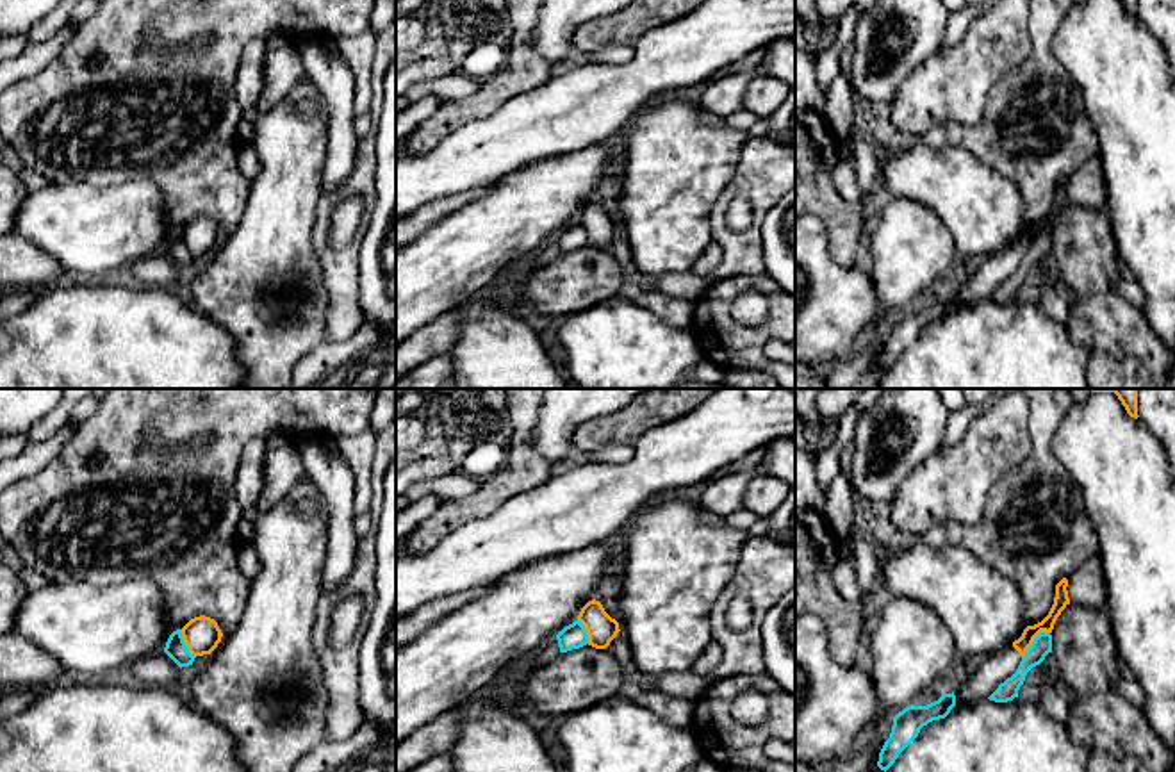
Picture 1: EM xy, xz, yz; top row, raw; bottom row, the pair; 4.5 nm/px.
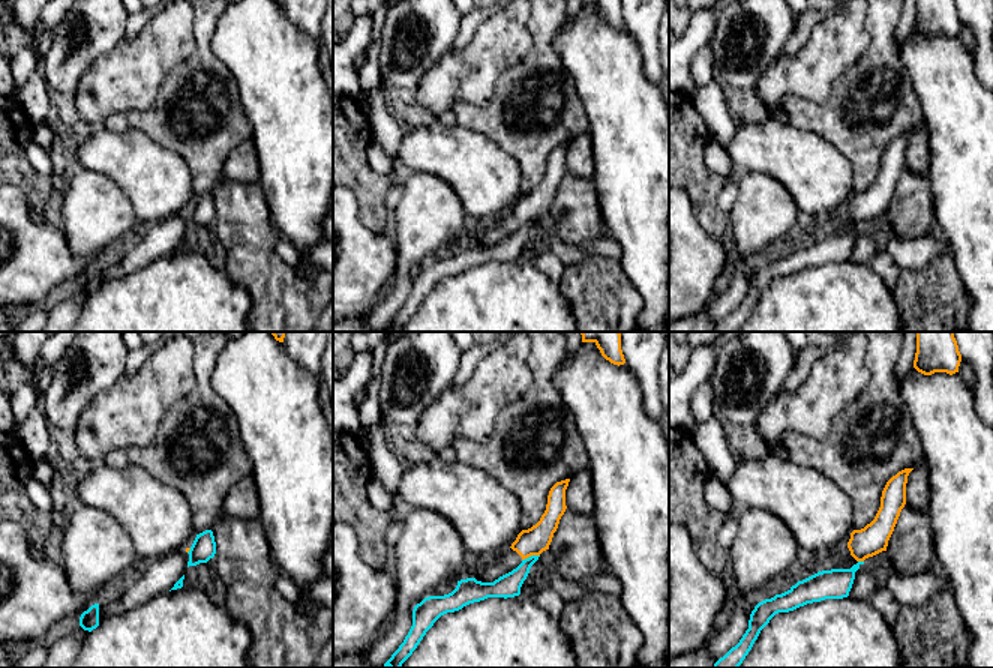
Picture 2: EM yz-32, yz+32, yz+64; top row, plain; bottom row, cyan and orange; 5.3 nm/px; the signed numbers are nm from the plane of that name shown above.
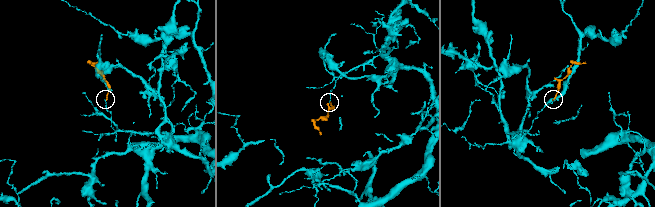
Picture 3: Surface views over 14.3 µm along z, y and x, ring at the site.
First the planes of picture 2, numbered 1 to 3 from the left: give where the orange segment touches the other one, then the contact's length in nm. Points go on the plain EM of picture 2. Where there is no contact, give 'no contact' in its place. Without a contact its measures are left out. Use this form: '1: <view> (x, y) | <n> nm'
1: yz-32 (189, 215) | 40 nm
2: yz+32 (531, 219) | 100 nm
3: yz+64 (861, 225) | 30 nm

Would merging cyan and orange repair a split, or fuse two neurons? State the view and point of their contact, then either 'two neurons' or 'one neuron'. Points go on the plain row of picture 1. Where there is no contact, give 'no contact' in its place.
yz (1035, 241) | two neurons

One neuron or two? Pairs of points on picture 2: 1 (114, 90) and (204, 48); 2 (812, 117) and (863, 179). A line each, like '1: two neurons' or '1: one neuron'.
1: two neurons
2: one neuron

